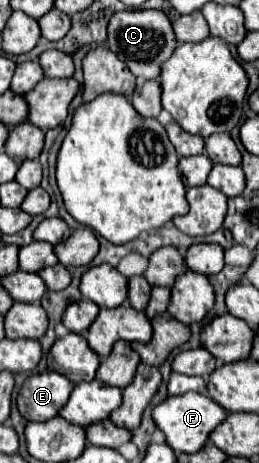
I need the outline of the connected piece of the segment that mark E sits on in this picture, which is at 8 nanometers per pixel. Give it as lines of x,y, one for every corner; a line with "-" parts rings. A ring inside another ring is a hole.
46,371
26,379
18,395
18,409
26,421
48,421
60,413
74,383
62,373

